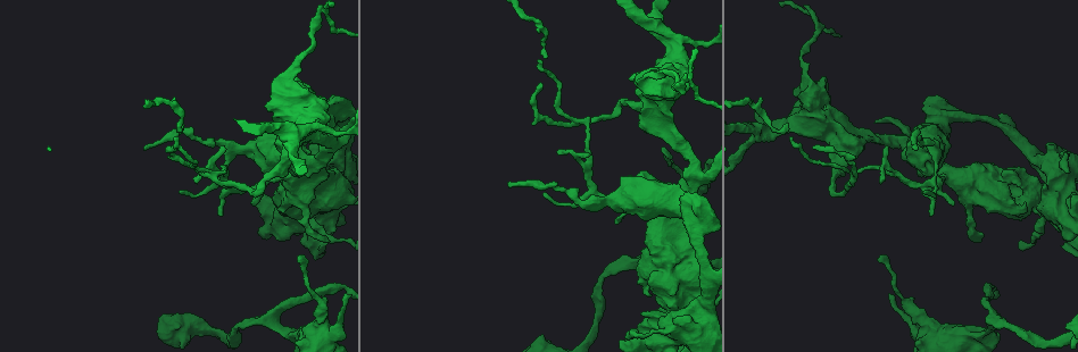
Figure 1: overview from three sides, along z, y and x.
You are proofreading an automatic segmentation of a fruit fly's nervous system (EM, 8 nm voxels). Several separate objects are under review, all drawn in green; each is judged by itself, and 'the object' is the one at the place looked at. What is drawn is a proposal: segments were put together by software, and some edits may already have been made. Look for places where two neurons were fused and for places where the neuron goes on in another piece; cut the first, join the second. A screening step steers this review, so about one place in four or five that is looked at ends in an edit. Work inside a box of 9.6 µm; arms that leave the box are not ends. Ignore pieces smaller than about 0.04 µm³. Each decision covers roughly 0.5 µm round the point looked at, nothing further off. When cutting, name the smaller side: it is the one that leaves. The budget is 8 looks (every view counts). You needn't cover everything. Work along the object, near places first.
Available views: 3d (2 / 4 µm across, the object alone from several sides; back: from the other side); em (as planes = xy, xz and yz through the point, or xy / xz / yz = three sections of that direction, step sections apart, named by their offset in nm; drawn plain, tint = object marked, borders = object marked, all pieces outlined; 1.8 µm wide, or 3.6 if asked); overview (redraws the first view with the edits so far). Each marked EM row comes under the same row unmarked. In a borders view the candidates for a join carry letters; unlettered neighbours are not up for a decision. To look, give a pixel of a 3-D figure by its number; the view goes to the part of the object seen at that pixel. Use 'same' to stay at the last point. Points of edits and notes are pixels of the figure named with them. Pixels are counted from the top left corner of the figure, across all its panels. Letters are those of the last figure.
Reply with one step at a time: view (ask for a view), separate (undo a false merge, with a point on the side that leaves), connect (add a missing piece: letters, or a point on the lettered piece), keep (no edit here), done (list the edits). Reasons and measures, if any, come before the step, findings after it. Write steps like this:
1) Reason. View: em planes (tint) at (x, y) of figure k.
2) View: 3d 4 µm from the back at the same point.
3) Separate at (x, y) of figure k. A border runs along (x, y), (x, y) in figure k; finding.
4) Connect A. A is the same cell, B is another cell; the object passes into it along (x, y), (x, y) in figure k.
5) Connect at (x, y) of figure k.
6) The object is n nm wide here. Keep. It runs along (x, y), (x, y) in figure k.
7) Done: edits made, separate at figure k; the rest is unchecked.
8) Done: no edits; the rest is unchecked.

View: 3d 4 µm at (329, 18) of figure 1.

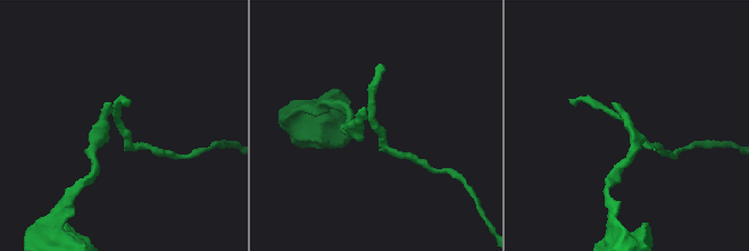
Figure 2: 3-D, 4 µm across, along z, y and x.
Need the tissue. View: em planes (tint) at (116, 126) of figure 2.

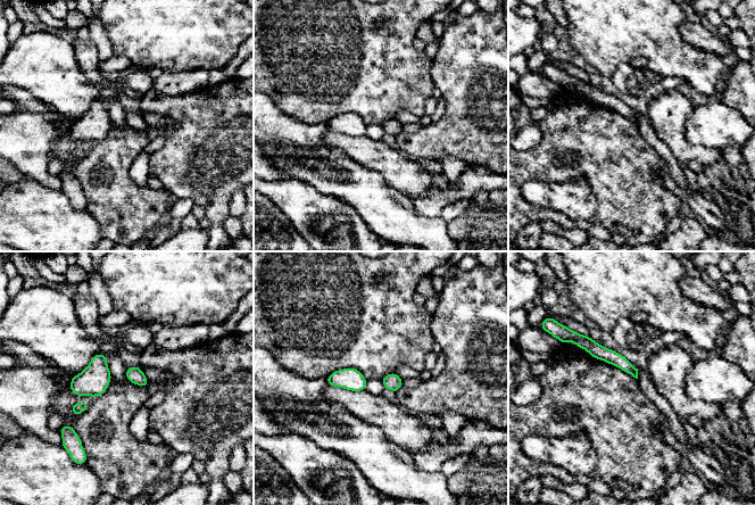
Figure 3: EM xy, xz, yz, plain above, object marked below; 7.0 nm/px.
View: em planes (borders) at the same point.

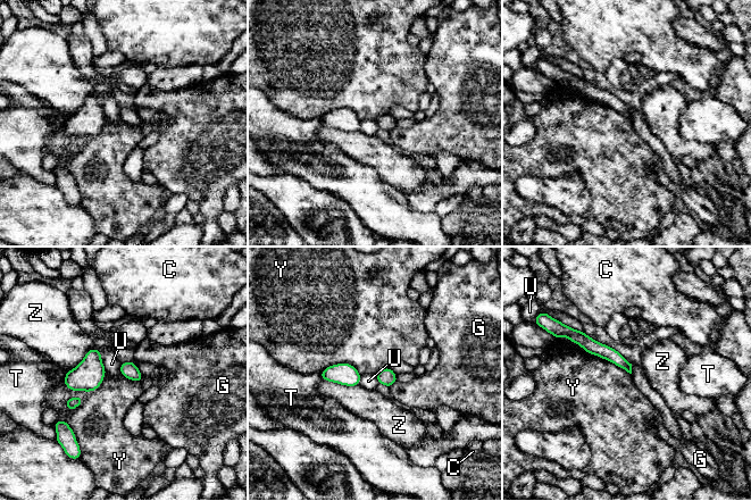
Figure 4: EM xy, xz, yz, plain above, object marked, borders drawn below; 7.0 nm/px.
The object is 90 nm wide here. Keep. C, G, T, U, Y and Z are other cells; a border runs along (106, 373), (91, 391), (63, 382) in figure 4; continuous, no second neuron.

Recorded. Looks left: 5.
Small branch off a trunk. View: em xz step 8 (tint) at (939, 169) of figure 1.

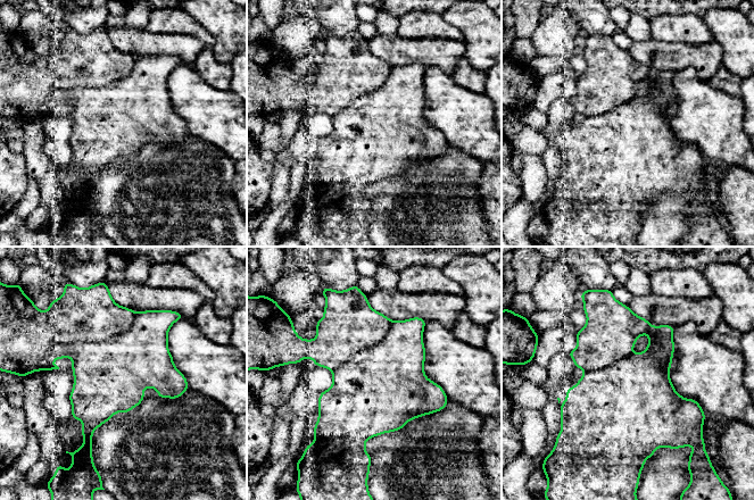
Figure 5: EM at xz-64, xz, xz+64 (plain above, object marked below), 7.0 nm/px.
Another direction. View: em planes (borders) at the same point.

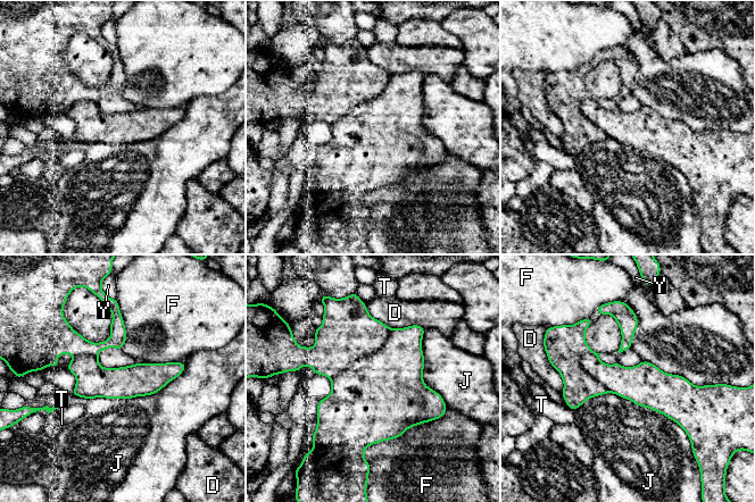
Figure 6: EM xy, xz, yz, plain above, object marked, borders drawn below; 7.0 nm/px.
Separate at (348, 332) of figure 6. D, F, J, T and Y are other cells; two neurons meet here.

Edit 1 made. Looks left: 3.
See it whole again. View: overview.

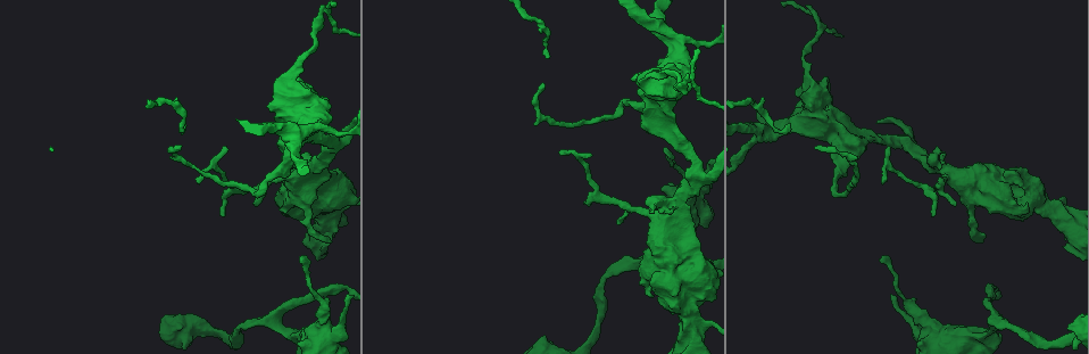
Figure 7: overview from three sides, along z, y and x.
Abrupt turn. View: em planes (tint) at (681, 269) of figure 7.

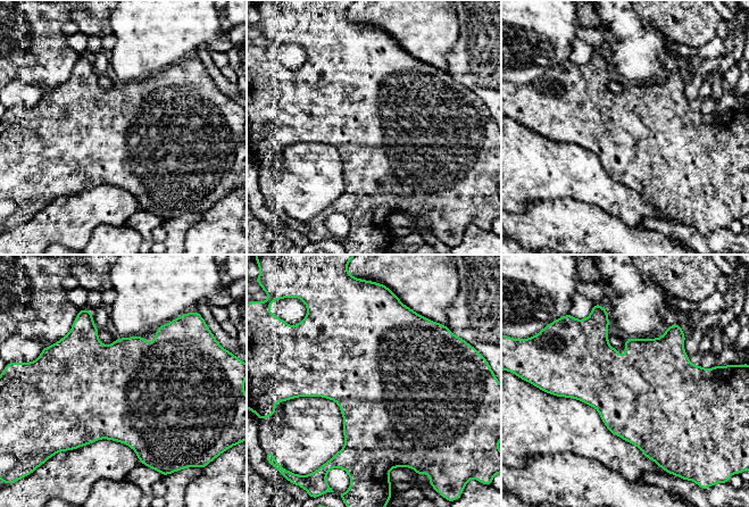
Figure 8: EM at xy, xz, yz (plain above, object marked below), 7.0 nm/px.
What lies round it. View: em planes (borders) at the same point.

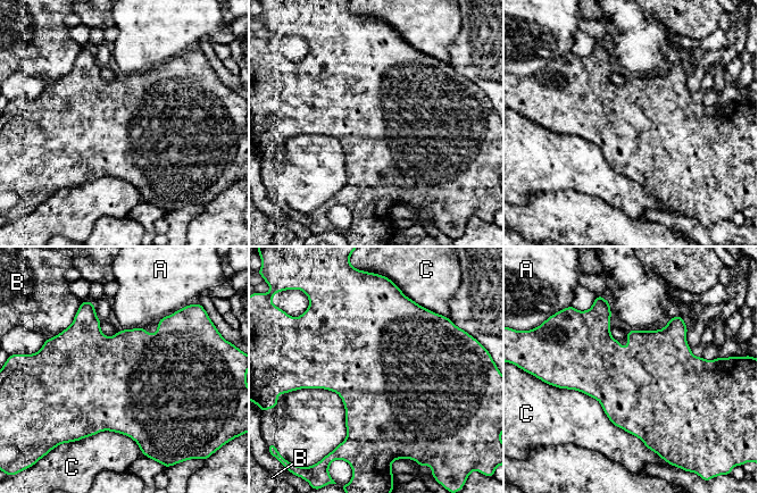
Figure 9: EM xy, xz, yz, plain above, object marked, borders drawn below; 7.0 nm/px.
Keep. A, B and C are other cells; all the same neuron.

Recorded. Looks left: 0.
Done: edits made, separate at figure 6; the rest is unchecked.

